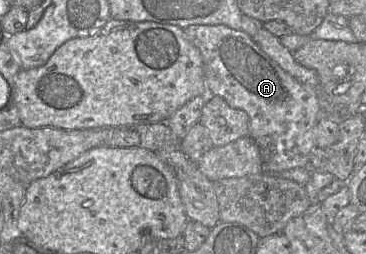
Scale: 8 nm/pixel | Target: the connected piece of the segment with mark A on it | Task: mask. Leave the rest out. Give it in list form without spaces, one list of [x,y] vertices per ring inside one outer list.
[[[191,25],[183,29],[187,40],[201,53],[207,96],[219,96],[249,117],[249,137],[257,144],[263,161],[263,171],[278,174],[295,168],[309,168],[310,153],[316,147],[314,128],[321,116],[321,107],[311,89],[306,89],[271,60],[242,30],[226,25]]]

